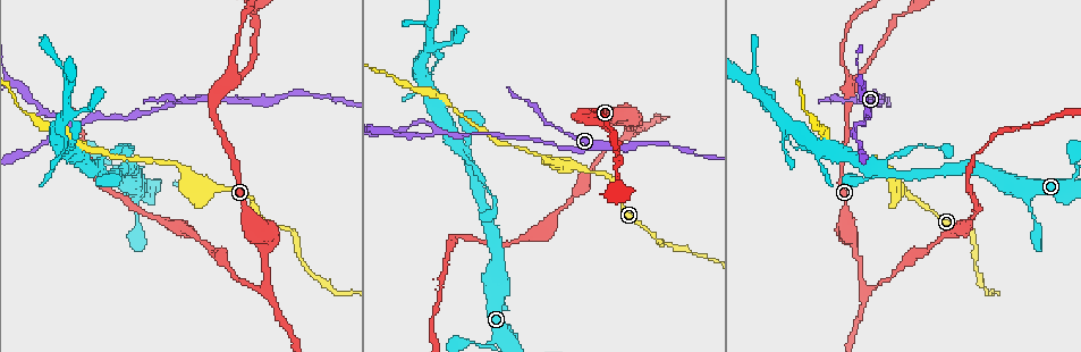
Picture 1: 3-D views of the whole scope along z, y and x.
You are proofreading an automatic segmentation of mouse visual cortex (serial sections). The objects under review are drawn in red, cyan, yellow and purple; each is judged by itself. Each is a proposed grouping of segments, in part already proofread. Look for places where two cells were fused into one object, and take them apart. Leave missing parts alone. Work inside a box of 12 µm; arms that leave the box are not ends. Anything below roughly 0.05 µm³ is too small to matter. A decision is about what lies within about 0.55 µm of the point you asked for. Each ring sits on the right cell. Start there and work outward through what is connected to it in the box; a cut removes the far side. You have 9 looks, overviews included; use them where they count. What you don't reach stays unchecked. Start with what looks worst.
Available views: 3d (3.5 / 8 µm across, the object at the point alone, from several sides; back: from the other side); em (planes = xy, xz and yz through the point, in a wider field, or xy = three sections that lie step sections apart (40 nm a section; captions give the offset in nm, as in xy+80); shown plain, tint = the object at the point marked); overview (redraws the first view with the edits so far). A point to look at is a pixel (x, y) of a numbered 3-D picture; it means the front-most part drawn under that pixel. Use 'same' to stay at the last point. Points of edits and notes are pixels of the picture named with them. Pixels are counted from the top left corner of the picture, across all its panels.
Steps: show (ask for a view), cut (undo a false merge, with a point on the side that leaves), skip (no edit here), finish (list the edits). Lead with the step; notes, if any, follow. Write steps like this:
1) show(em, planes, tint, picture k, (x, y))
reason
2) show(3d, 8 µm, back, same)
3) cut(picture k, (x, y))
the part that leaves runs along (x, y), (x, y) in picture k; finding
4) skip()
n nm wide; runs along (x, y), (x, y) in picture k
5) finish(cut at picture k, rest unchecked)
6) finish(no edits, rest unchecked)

show(3d, 3.5 µm, back, picture 1, (439, 130))
three arms meet

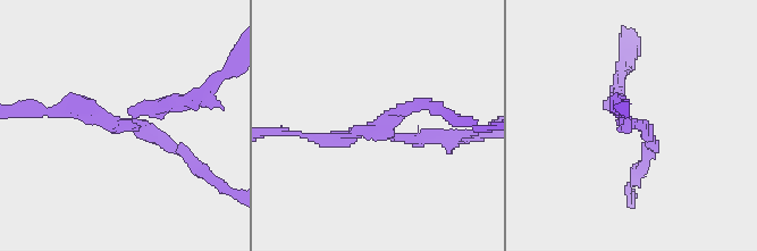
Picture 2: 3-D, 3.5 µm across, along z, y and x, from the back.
show(em, xy, step 1, tint, picture 2, (119, 124))
shape alone is not enough

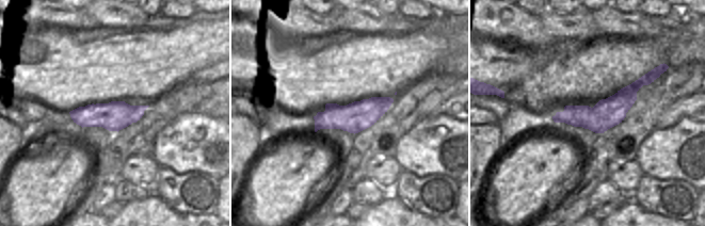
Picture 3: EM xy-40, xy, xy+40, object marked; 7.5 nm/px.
show(em, planes, tint, same)
another direction

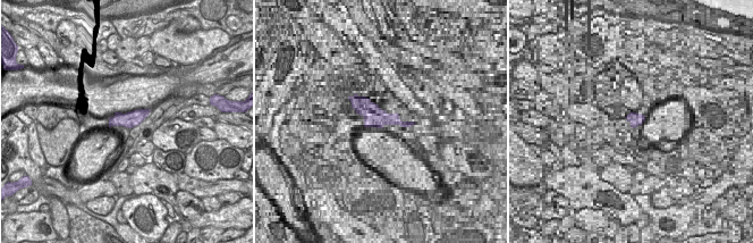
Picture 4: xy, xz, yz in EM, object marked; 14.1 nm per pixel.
skip()
arms of 150, 200, 200 nm; runs along (51, 111), (124, 123), (187, 101) in picture 2; continuous, no second cell

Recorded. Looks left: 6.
show(3d, 3.5 µm, back, picture 1, (897, 188))
sharp bend

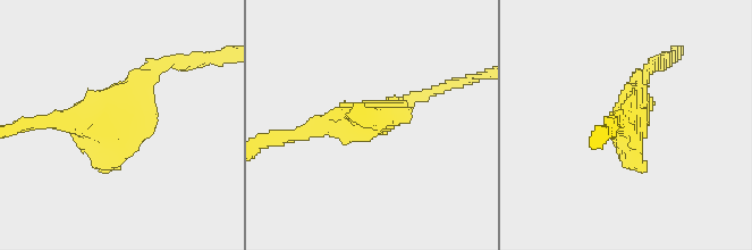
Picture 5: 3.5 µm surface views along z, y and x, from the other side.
show(em, planes, tint, picture 5, (98, 117))

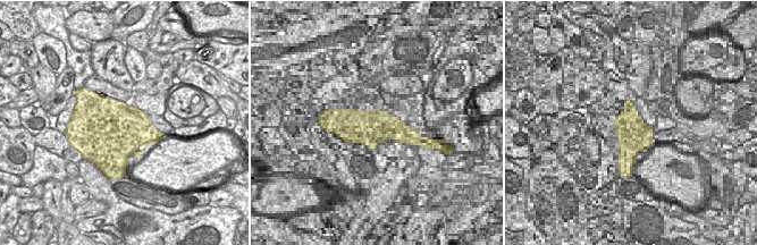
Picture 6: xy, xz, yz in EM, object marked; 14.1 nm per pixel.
skip()
runs along (27, 122), (93, 122), (155, 69) in picture 5; continuous, no second cell

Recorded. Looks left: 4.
show(3d, 3.5 µm, picture 1, (863, 284))
a fork

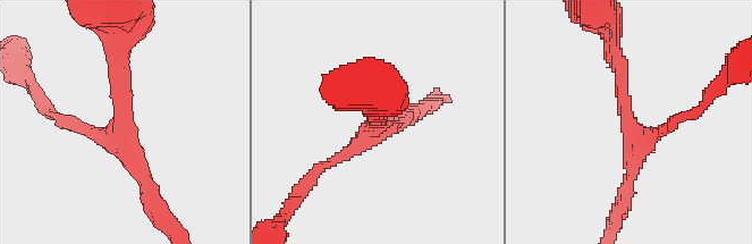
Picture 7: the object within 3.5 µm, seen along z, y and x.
show(em, xy, step 3, tint, picture 7, (371, 129))
3 arms; arms of 150, 200, 250 nm; now the EM

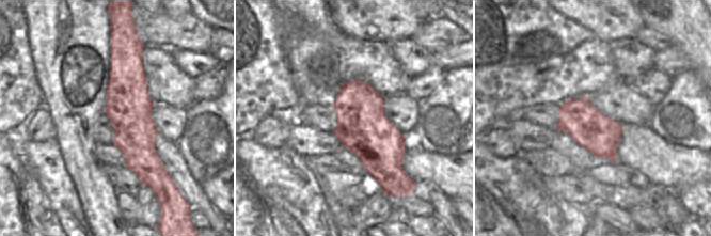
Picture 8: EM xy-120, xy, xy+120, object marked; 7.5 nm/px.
skip()
runs along (114, 49), (126, 66), (145, 181) in picture 8; all the same cell

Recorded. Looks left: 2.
show(em, xy, step 2, tint, picture 1, (849, 82))

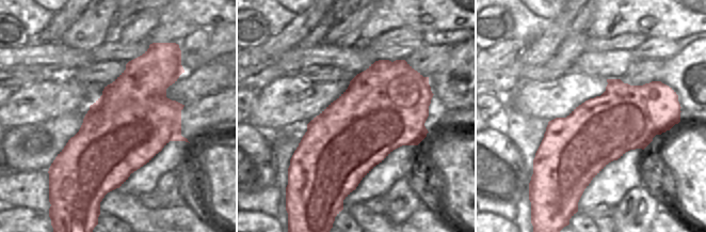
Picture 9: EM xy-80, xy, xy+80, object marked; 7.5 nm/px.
show(3d, 3.5 µm, same)
wider look

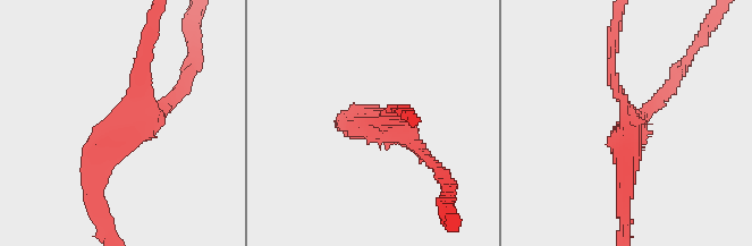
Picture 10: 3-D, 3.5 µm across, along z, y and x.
skip()
arms of 150, 200, 300 nm; runs along (95, 184), (95, 159), (186, 82) in picture 10; one cell here

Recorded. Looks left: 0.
finish(no edits, rest unchecked)

